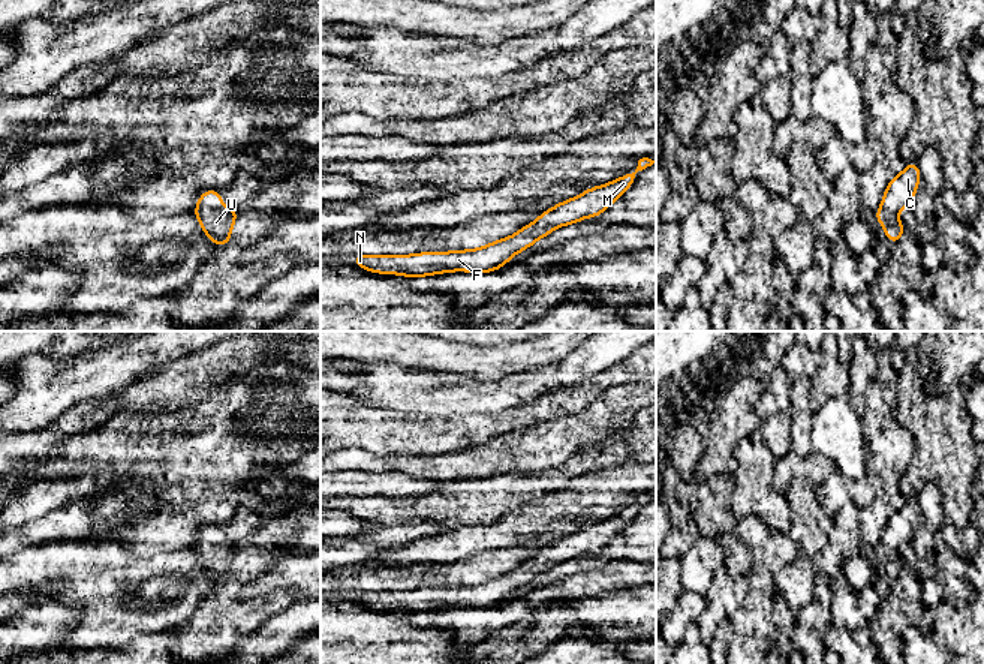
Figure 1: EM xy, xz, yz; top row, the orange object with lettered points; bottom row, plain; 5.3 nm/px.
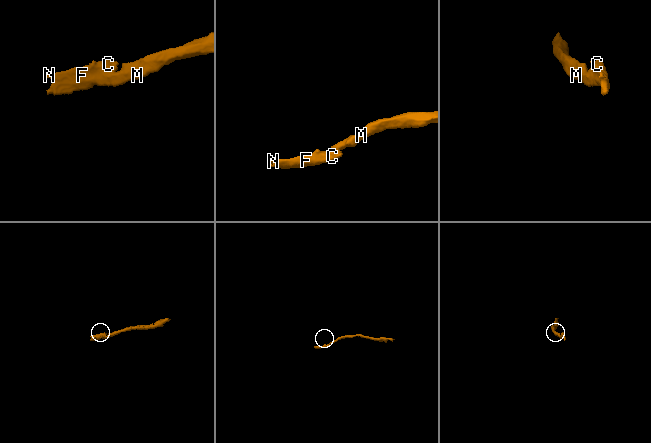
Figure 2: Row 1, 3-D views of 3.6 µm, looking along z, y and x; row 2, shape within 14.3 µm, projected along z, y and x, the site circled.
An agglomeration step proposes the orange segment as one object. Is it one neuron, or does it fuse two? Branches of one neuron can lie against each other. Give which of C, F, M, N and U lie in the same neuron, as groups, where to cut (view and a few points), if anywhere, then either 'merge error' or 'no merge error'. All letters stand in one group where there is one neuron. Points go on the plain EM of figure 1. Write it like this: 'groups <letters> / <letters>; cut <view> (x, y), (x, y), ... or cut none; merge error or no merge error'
groups C F M N U; cut none; no merge error

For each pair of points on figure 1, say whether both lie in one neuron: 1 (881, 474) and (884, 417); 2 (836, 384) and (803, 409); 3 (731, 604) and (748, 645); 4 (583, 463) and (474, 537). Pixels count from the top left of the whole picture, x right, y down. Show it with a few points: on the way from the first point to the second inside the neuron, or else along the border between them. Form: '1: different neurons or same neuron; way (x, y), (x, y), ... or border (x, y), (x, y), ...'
1: same neuron; way (884, 460), (884, 430)
2: different neurons; border (811, 379), (811, 408), (814, 411)
3: different neurons; border (751, 580), (746, 600), (730, 619)
4: different neurons; border (545, 496), (526, 501), (490, 523), (480, 523)

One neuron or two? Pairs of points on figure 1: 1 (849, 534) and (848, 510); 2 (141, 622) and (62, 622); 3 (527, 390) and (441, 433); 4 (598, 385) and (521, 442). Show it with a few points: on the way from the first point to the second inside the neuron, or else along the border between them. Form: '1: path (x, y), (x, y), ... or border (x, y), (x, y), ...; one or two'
1: path (848, 528), (848, 516); one
2: border (53, 598), (75, 607), (80, 612), (81, 621); two
3: border (518, 405), (496, 412), (469, 412), (450, 417); two
4: border (589, 400), (575, 412), (551, 415), (524, 429); two

